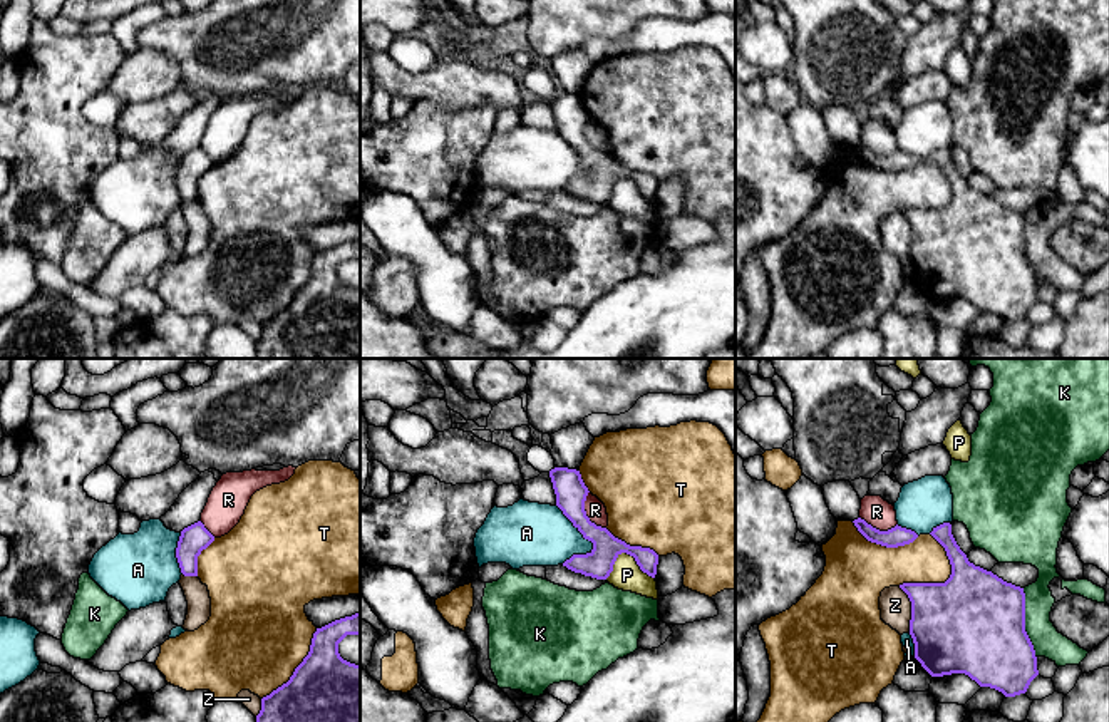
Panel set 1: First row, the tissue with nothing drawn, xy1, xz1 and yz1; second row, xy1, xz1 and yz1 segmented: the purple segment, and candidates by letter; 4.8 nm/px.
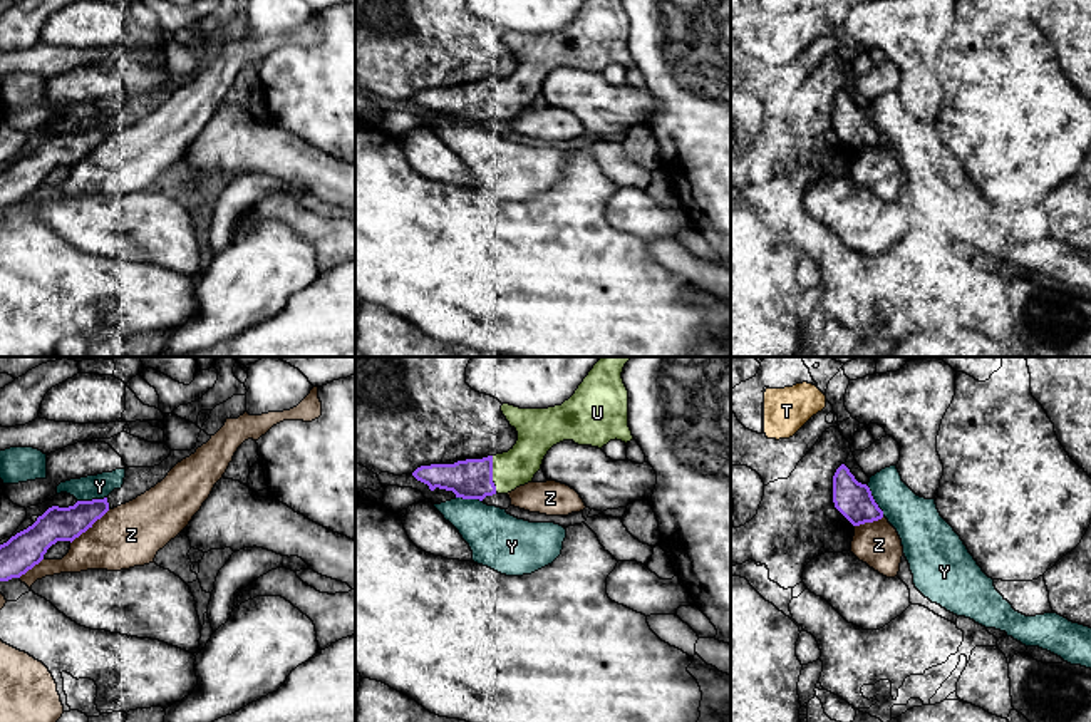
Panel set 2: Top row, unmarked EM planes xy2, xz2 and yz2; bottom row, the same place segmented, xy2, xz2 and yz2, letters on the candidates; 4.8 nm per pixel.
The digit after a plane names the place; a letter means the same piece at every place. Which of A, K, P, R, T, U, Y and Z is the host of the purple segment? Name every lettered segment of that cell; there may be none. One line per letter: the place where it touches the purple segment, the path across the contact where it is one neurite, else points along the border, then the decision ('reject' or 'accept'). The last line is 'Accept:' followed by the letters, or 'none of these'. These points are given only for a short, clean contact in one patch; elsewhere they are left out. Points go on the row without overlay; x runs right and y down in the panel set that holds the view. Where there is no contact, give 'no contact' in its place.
A: contact xz1 (578, 154); reject
K: contact yz1 (1024, 248); reject
P: contact xz1 (627, 178); reject
R: contact xz1 (585, 138); border xz1 (588, 116), (585, 139), (605, 153); reject
T: contact yz1 (947, 205); reject
U: contact xz2 (491, 99); accept
Y: contact xy2 (93, 124); reject
Z: contact yz1 (912, 233); reject
Accept: U

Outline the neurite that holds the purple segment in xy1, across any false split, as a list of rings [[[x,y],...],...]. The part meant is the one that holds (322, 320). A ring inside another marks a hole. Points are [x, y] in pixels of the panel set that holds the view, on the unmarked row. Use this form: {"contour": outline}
{"contour": [[[360,238],[317,253],[308,280],[290,305],[261,323],[256,358],[360,358],[360,290],[338,278],[347,260],[360,260]]]}

